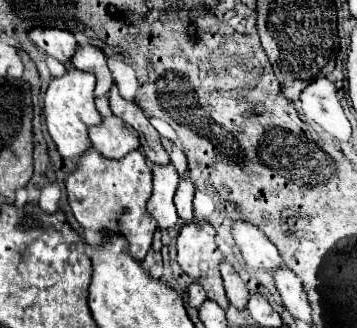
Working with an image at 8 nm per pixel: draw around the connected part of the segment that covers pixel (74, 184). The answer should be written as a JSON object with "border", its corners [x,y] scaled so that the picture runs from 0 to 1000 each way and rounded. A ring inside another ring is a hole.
{"border":[[[263,451],[241,457],[230,476],[218,476],[213,512],[185,524],[185,579],[202,652],[224,689],[275,713],[342,713],[364,744],[364,774],[381,793],[403,793],[426,744],[437,683],[409,646],[409,610],[426,585],[426,512],[392,457],[370,457],[336,488],[291,482]]]}

